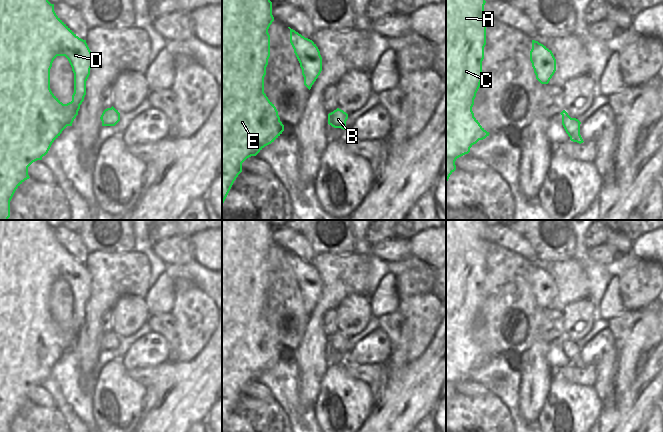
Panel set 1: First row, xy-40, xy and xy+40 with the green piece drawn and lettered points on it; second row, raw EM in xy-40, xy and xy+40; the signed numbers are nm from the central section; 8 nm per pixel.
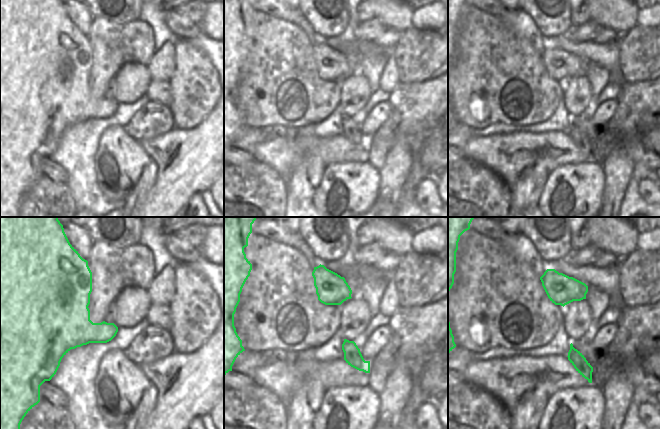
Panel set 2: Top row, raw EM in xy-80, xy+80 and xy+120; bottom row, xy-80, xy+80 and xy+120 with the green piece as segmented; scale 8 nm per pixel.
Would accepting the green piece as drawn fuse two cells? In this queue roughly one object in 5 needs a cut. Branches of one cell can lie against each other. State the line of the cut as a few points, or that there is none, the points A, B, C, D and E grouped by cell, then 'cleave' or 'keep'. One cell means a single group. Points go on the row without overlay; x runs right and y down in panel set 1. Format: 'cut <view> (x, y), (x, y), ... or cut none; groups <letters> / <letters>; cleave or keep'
cut none; groups A B C D E; keep

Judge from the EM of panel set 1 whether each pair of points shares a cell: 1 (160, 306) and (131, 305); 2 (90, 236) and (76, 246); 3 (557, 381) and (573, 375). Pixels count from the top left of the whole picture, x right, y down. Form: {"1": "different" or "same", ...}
{"1": "different", "2": "different", "3": "different"}

